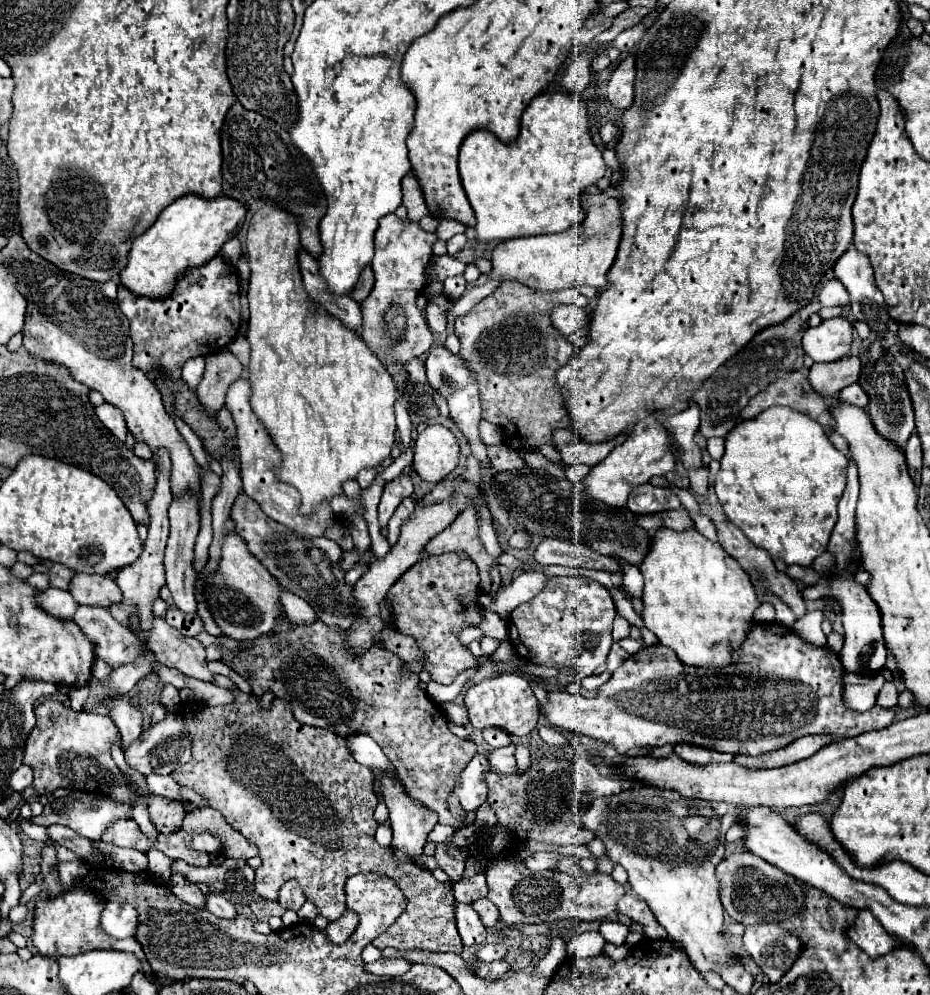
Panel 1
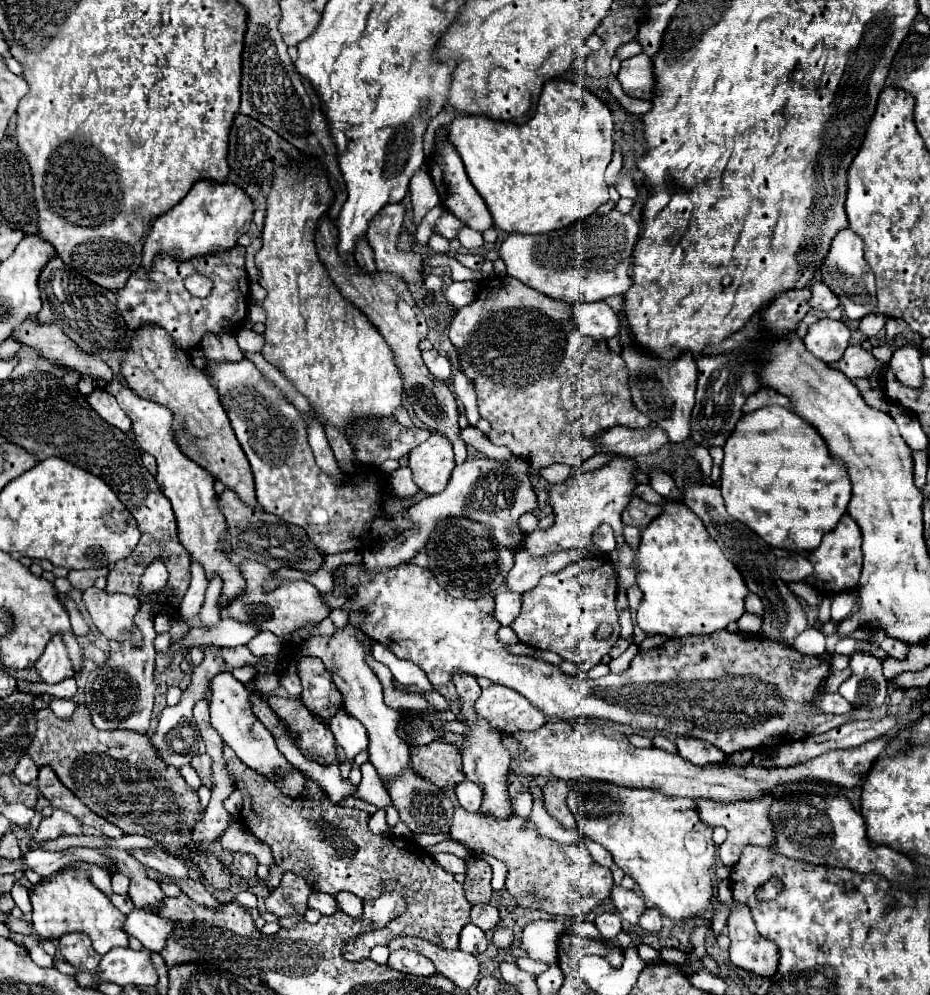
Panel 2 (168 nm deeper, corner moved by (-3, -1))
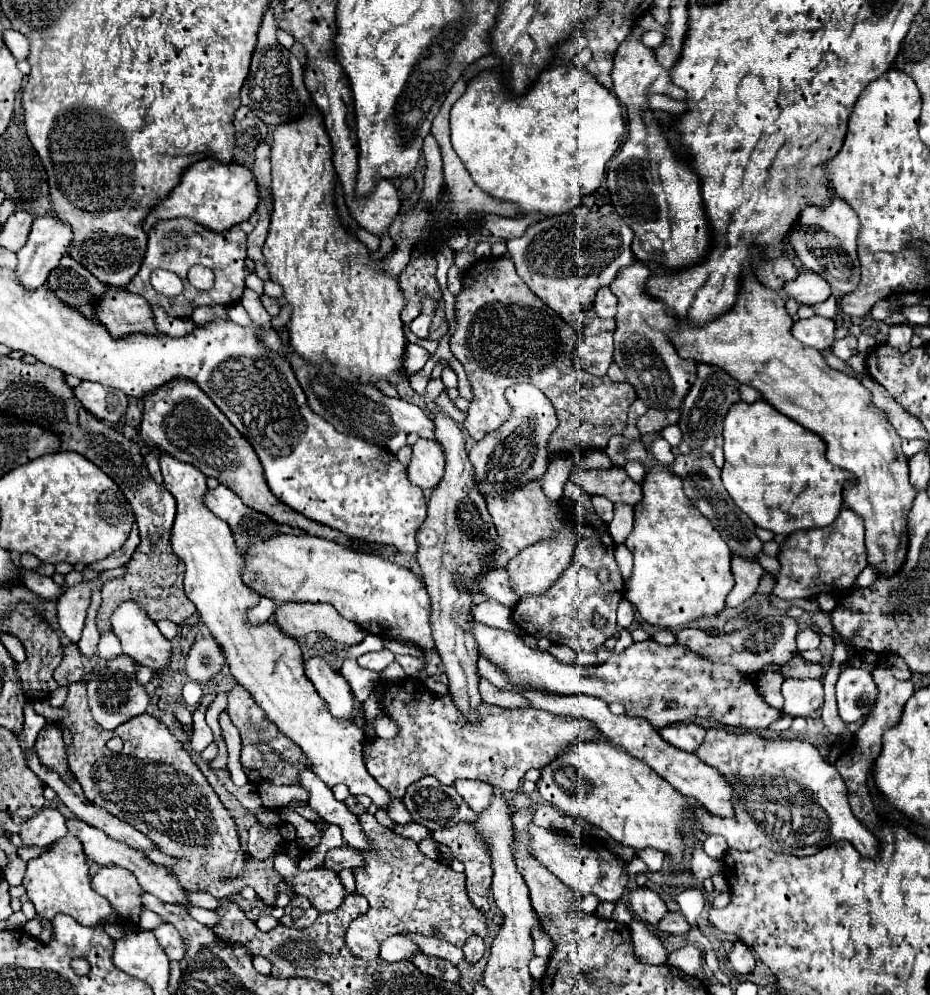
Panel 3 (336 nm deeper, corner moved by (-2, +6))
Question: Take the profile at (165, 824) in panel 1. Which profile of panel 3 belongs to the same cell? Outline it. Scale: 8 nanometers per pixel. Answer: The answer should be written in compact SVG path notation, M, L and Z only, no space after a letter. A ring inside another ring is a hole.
M84 683L68 687L64 707L68 709L68 717L58 721L58 727L64 735L70 771L82 785L88 801L140 829L150 841L160 845L164 855L176 857L178 863L170 869L186 891L208 891L216 899L228 899L244 885L250 885L268 907L276 905L278 883L282 877L272 869L272 857L276 853L288 853L290 847L278 845L264 861L248 859L240 845L238 827L232 815L220 803L216 791L196 767L190 753L160 719L142 713L120 725L116 731L100 729L88 709ZM114 735L120 735L124 741L120 753L106 747L106 741ZM248 869L250 873L240 873ZM228 873L240 875L240 879L222 883L220 877Z

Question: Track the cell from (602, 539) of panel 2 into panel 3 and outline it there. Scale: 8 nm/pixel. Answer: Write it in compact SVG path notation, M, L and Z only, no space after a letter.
M592 495L590 501L592 501L592 507L594 507L594 511L598 513L598 517L600 517L604 523L610 523L610 521L612 521L612 501L608 501L608 499L602 497L602 495Z

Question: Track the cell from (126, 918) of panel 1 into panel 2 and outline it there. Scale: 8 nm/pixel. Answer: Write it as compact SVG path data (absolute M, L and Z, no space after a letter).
M133 908L125 916L123 930L127 936L137 938L147 950L161 952L165 948L165 940L173 930L173 924L165 918L159 918L153 912L145 912L139 908Z

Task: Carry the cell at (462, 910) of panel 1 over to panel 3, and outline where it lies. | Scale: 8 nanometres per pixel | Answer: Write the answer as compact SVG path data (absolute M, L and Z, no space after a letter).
M470 937L466 941L466 945L462 947L464 959L468 963L478 963L482 959L482 955L484 955L484 949L486 949L486 945L484 945L484 939L482 937Z

